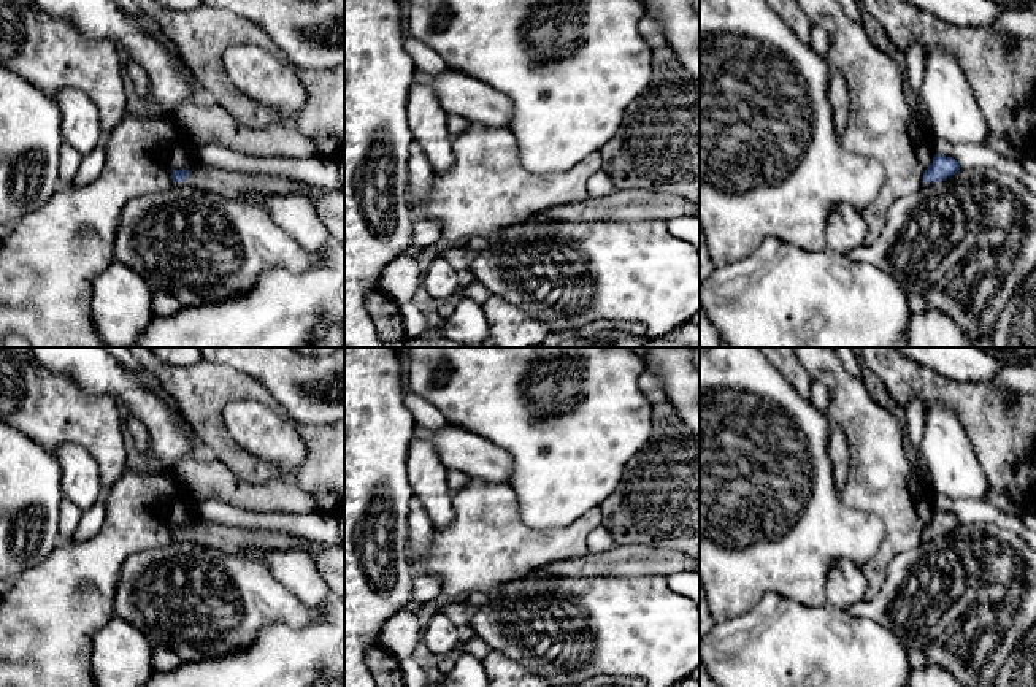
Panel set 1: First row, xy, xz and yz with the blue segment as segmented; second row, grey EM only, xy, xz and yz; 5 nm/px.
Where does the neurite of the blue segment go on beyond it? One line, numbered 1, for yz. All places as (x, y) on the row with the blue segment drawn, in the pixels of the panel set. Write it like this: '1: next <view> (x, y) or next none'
1: next none

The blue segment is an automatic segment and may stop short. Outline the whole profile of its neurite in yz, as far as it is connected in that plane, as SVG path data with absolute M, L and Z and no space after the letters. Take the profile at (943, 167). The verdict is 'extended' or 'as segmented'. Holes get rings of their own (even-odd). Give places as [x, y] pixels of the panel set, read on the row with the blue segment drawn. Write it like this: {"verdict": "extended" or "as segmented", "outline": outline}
{"verdict": "as segmented", "outline": "M934 155L933 163L923 173L923 182L939 182L960 170L960 165L955 159L946 155Z"}

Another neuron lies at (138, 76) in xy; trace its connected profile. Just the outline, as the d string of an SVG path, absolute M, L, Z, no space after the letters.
M125 60L125 73L130 76L135 94L146 98L151 94L151 83L146 71L135 62Z

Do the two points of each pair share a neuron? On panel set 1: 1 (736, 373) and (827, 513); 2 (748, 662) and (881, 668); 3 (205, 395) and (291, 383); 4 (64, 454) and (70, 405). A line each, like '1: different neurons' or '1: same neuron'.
1: same neuron
2: same neuron
3: different neurons
4: different neurons

